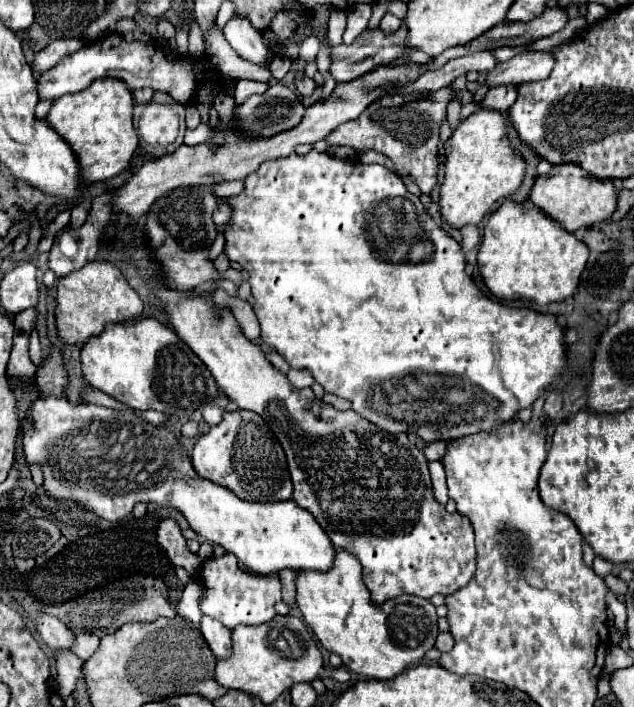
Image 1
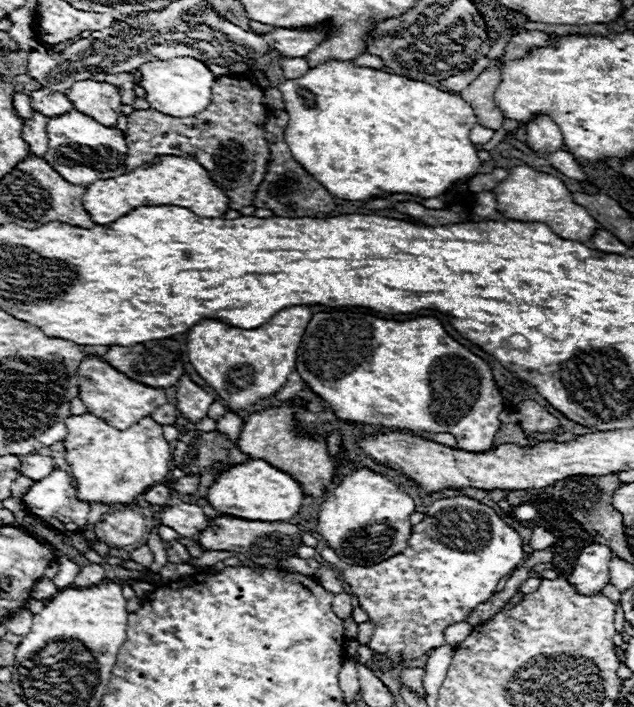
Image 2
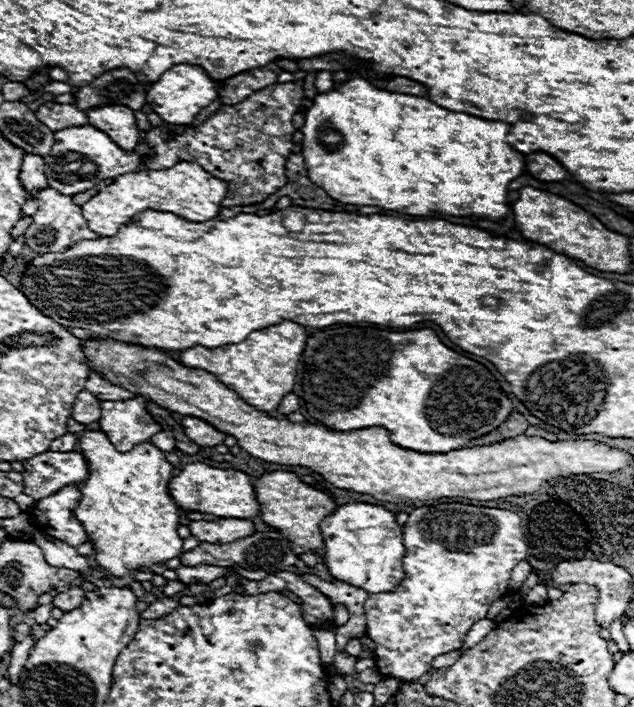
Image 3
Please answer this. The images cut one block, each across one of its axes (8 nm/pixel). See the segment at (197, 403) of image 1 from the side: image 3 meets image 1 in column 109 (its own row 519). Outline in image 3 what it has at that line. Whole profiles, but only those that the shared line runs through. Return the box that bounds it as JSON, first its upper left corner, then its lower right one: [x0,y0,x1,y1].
[320,502,406,594]

